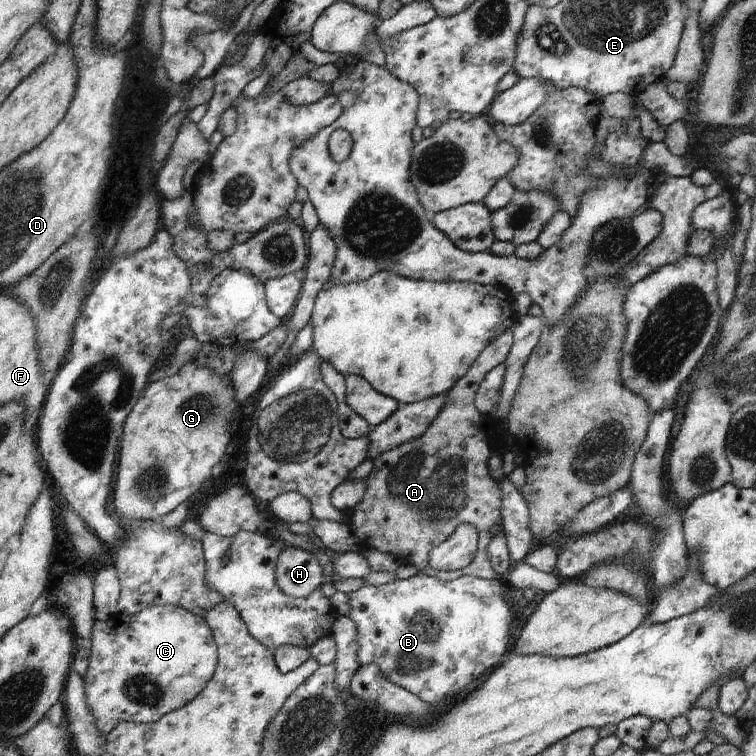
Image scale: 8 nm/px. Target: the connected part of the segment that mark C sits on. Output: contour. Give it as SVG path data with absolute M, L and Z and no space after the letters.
M176 605L149 606L124 618L115 615L106 621L96 619L90 644L88 670L83 676L84 696L102 736L108 736L122 721L153 723L166 713L186 706L204 690L218 664L217 646L207 620Z

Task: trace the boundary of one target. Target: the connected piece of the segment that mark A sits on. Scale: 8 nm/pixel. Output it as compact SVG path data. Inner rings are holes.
M510 327L480 352L468 372L449 390L440 414L420 438L379 454L373 460L374 470L365 478L366 494L350 511L348 519L363 548L374 547L380 552L394 554L402 565L414 565L426 576L444 582L466 575L499 578L488 559L488 532L501 517L501 502L507 490L490 476L488 458L497 451L501 437L495 433L498 422L476 410L474 397L486 374L498 364L504 364L513 342ZM462 524L470 524L478 530L474 560L459 571L434 570L428 564L430 551Z

